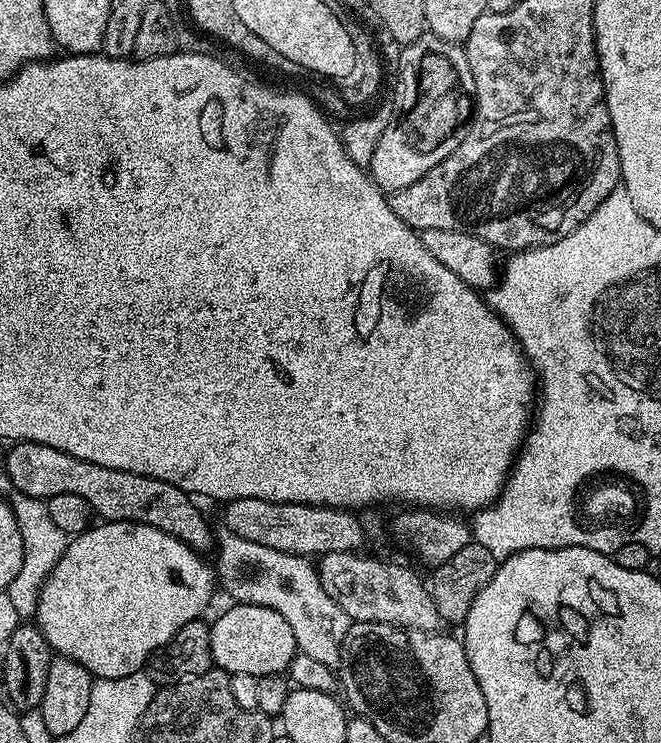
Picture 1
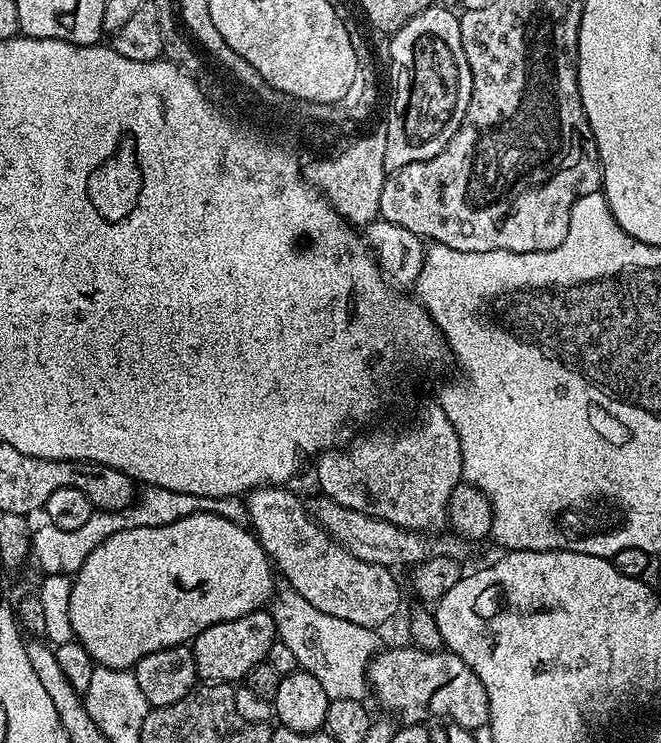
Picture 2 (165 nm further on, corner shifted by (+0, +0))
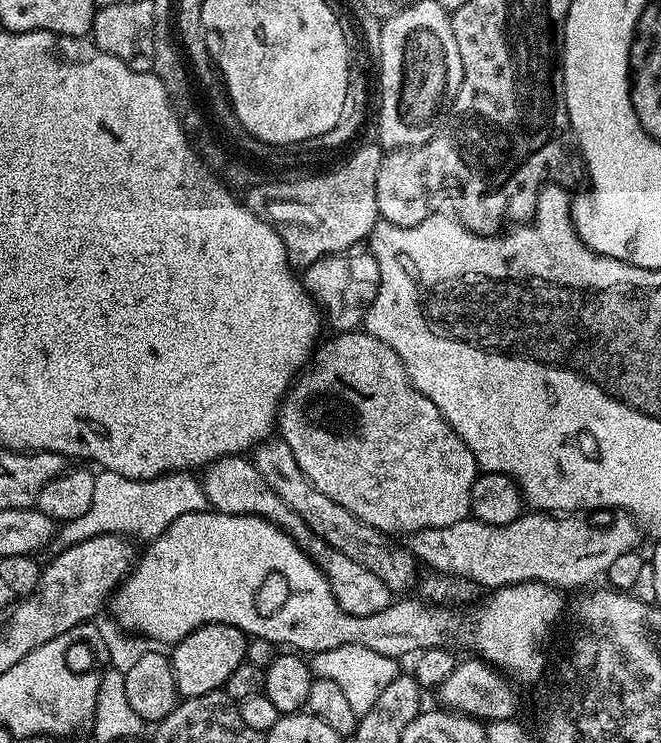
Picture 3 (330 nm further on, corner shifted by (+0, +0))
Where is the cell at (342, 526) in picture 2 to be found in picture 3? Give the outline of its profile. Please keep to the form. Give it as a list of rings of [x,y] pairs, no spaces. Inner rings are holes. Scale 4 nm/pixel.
[[[532,510],[506,526],[490,526],[469,518],[454,522],[454,526],[427,528],[411,533],[406,546],[421,565],[429,564],[436,571],[433,573],[481,584],[484,590],[531,580],[569,590],[599,576],[601,579],[610,562],[622,554],[637,551],[641,547],[640,532],[641,525],[629,512],[596,510],[589,518],[584,514],[556,515]]]

